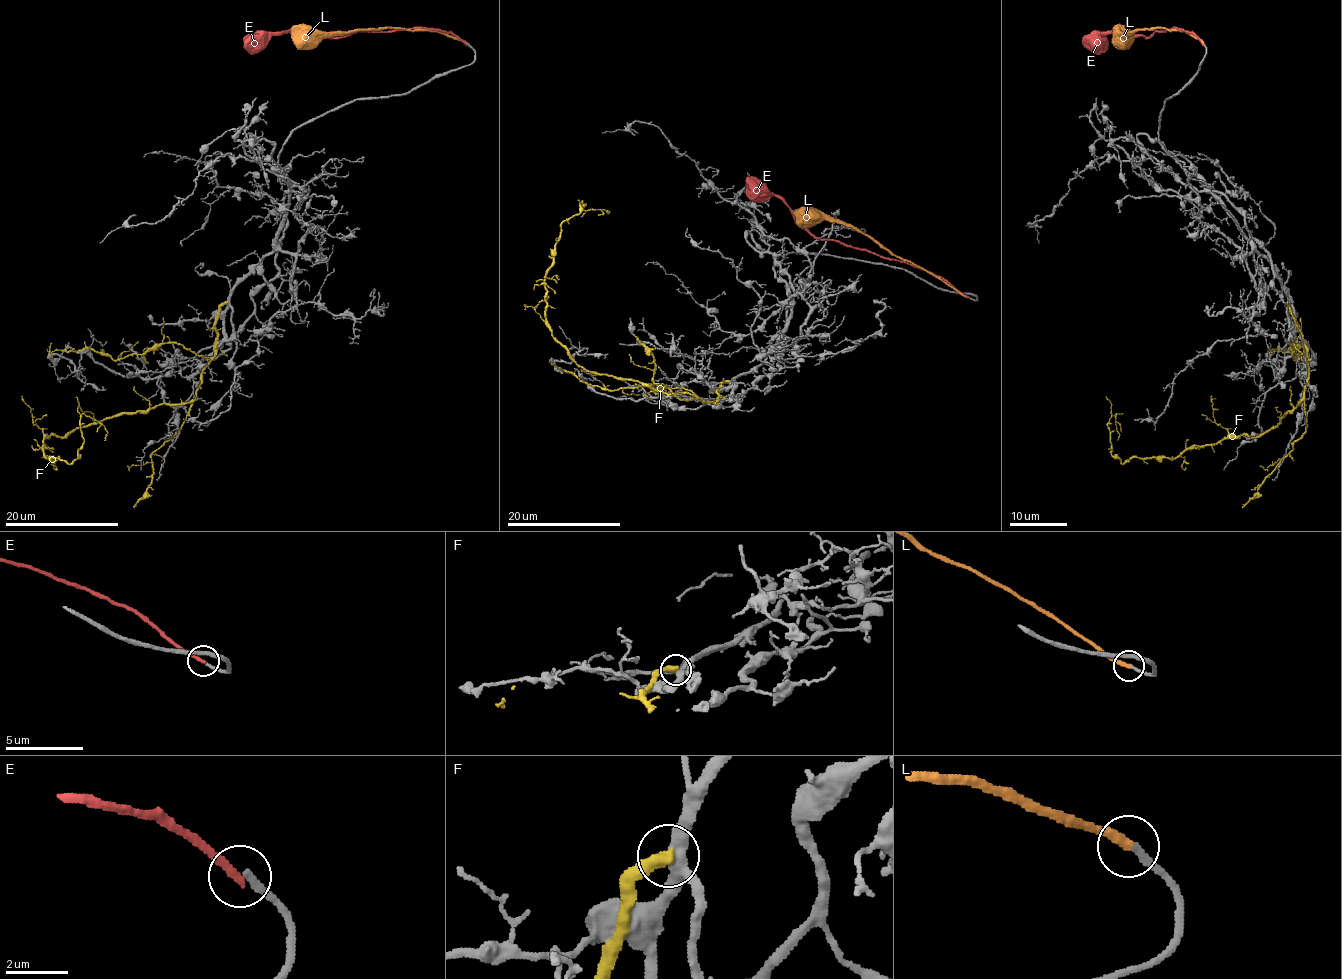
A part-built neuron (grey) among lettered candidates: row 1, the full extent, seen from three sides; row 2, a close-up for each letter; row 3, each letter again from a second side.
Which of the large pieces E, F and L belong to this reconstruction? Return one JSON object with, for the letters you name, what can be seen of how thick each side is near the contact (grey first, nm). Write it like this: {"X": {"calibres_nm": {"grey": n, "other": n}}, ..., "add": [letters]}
{"L": {"calibres_nm": {"grey": 240, "other": 320}}, "add": ["L"]}

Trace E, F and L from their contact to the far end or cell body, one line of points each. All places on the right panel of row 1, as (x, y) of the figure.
E: (1202, 43), (1188, 32), (1175, 27), (1155, 32), (1147, 37), (1126, 30), (1101, 32), (1086, 47)
F: (1288, 302), (1308, 383), (1275, 426), (1123, 463), (1111, 454), (1109, 420), (1117, 415), (1117, 440)
L: (1202, 43), (1181, 30), (1161, 27), (1120, 33), (1120, 40)

